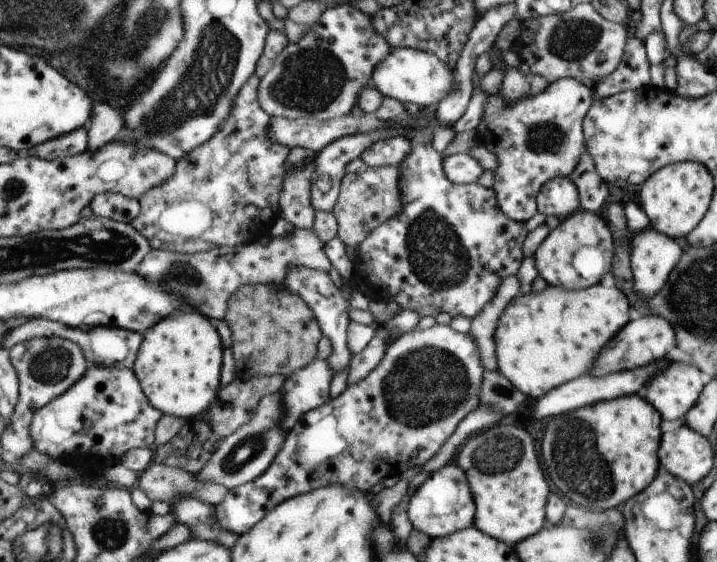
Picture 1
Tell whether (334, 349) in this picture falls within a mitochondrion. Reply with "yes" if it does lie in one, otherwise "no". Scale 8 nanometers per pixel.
no

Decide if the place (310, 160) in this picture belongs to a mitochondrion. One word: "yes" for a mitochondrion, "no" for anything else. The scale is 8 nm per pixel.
no

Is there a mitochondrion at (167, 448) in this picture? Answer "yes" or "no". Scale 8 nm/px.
no

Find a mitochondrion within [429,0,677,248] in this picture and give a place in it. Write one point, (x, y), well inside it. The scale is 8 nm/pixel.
(572, 40)

